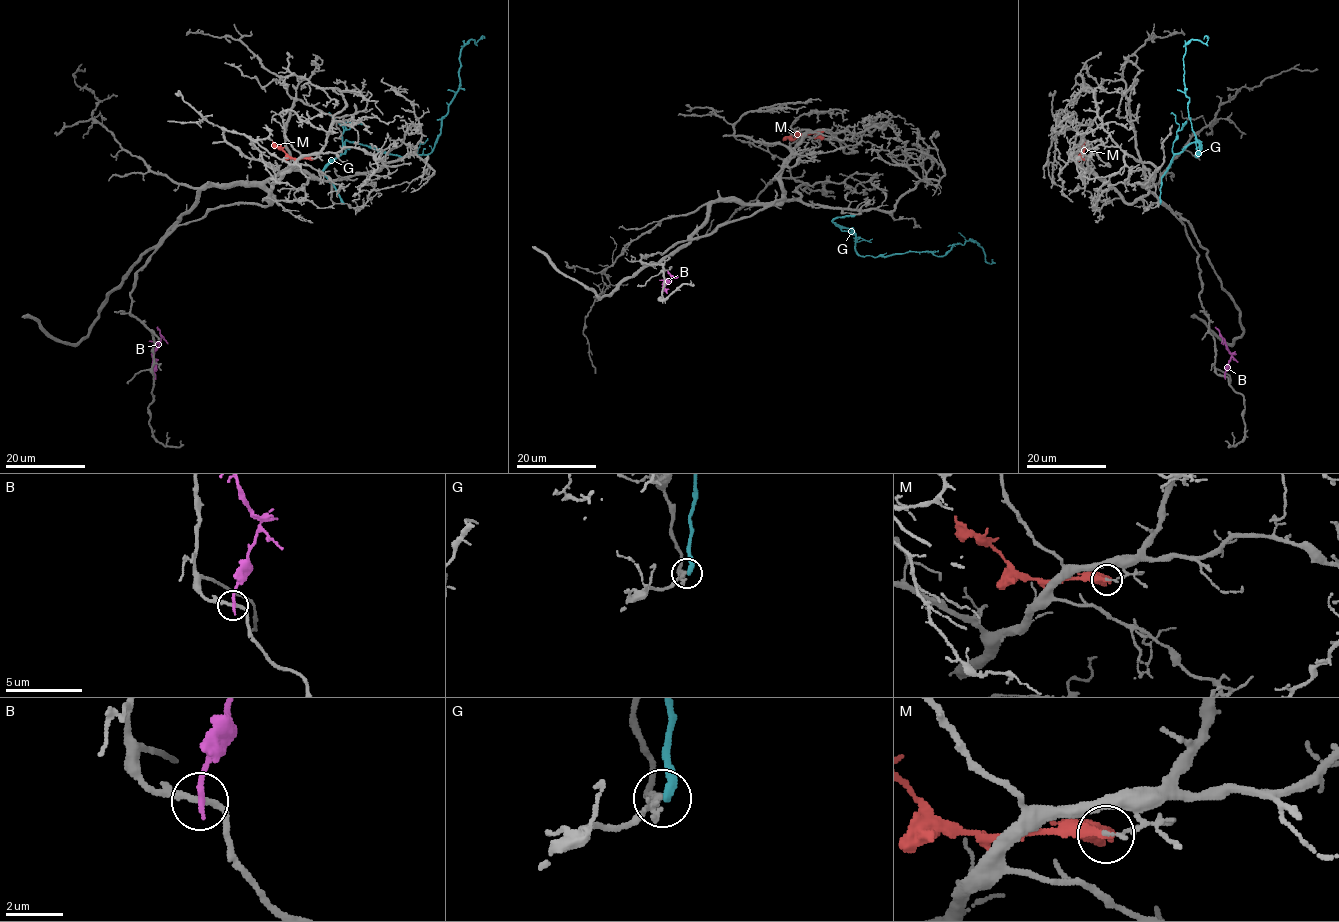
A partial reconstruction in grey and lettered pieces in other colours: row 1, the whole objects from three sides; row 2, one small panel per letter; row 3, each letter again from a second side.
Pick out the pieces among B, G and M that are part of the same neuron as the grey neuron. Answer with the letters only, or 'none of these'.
none of these

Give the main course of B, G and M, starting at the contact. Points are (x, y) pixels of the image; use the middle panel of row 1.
B: (665, 280), (662, 286), (671, 279), (667, 270)
G: (854, 214), (832, 220), (855, 234), (864, 256), (940, 256), (970, 238), (993, 259)
M: (822, 131), (783, 140)

